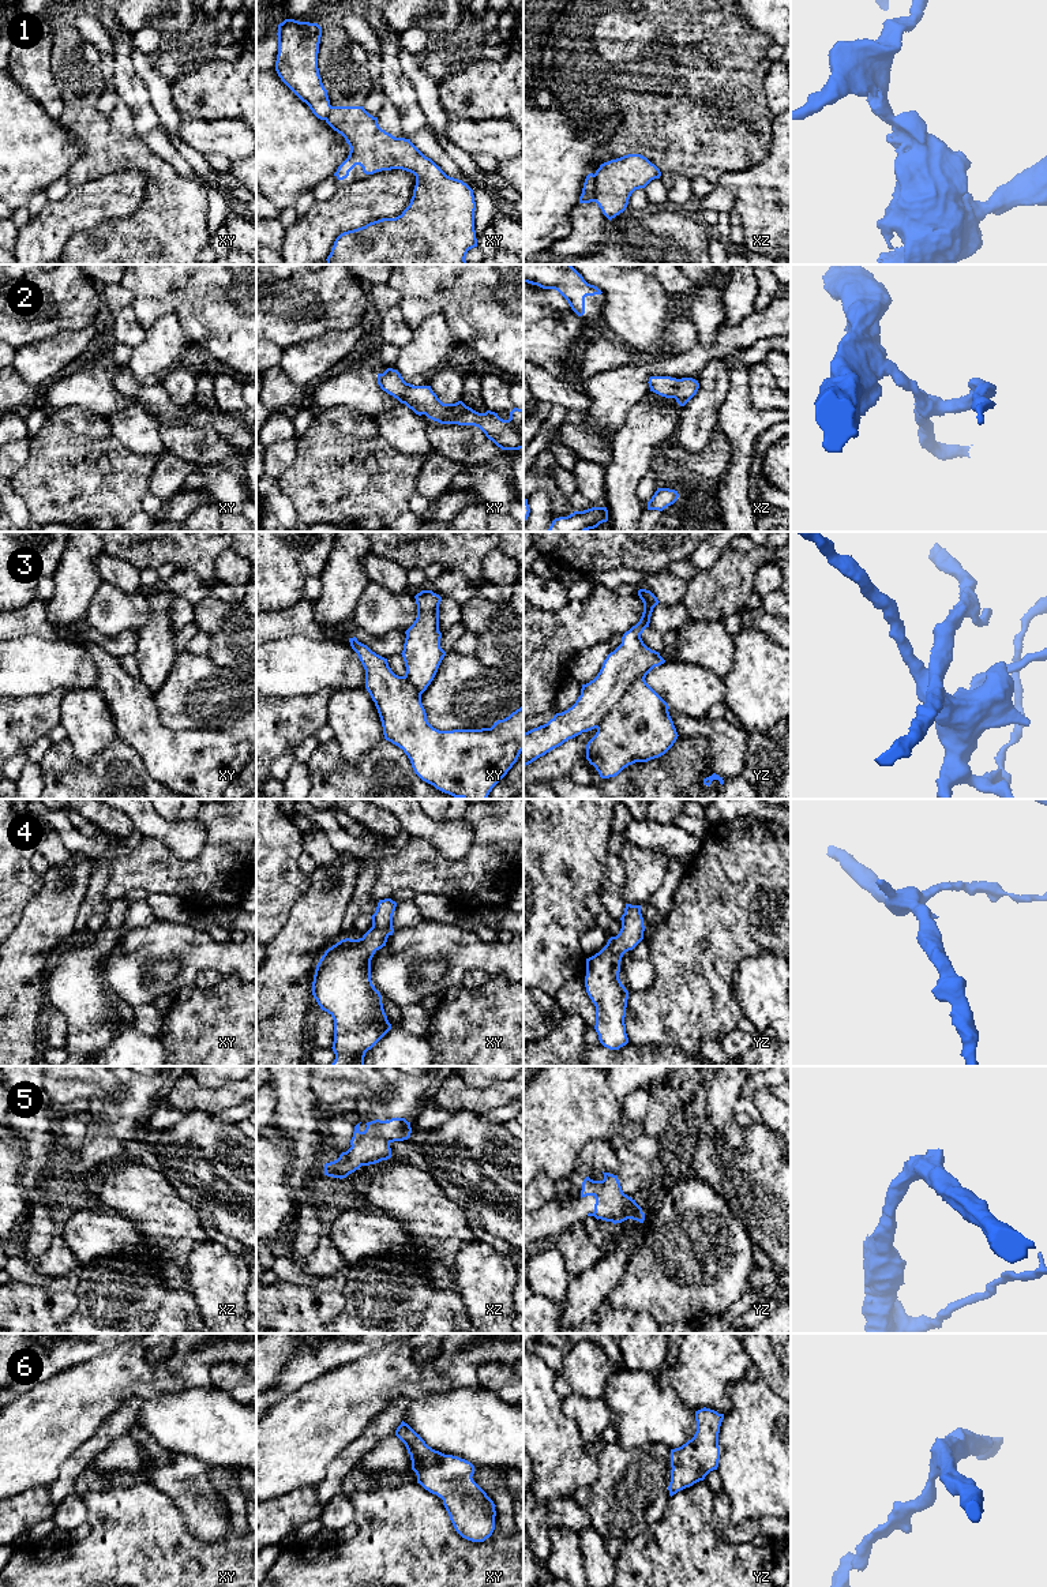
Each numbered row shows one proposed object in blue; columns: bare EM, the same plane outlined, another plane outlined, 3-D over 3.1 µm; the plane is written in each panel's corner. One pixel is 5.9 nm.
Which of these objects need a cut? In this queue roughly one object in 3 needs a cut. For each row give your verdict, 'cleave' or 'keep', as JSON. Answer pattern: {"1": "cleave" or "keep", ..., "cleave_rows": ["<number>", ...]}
{"1": "cleave", "2": "keep", "3": "cleave", "4": "keep", "5": "keep", "6": "keep", "cleave_rows": ["1", "3"]}

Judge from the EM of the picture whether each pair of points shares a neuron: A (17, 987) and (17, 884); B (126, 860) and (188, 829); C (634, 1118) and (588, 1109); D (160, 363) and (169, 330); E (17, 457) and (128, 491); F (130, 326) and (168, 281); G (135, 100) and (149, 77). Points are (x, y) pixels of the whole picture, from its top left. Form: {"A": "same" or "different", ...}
{"A": "different", "B": "different", "C": "different", "D": "same", "E": "different", "F": "different", "G": "different"}

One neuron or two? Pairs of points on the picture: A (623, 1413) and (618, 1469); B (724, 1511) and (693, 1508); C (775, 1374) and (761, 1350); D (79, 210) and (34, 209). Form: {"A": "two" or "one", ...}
{"A": "one", "B": "two", "C": "one", "D": "two"}

